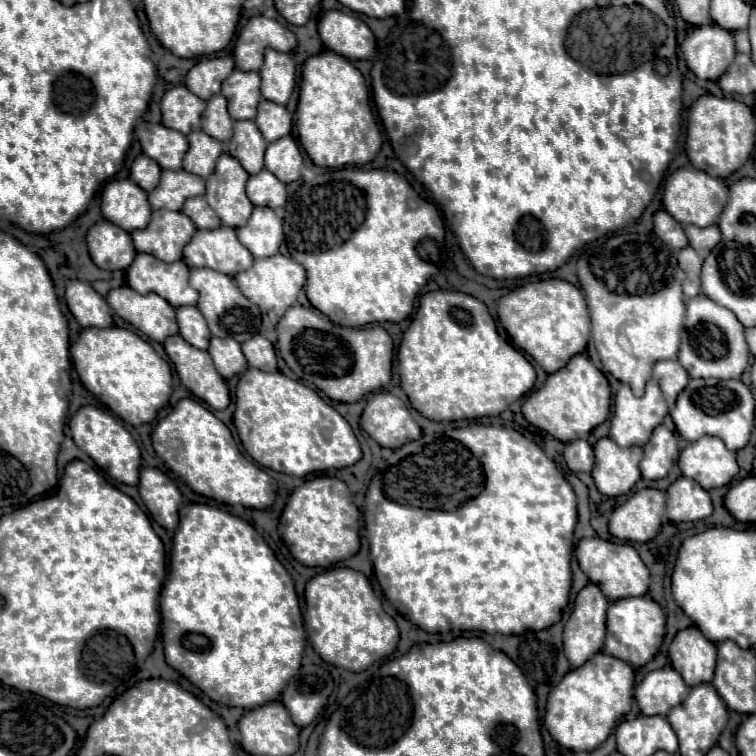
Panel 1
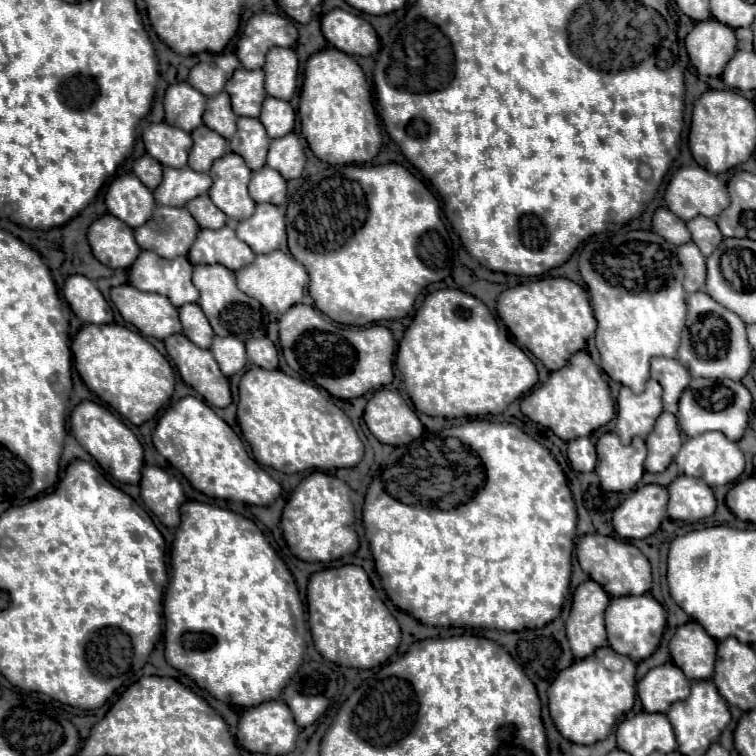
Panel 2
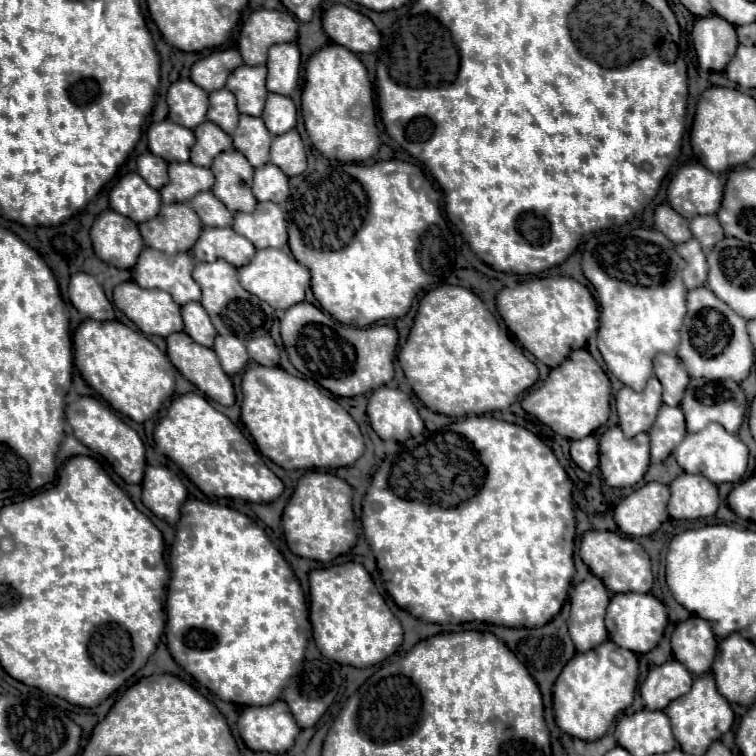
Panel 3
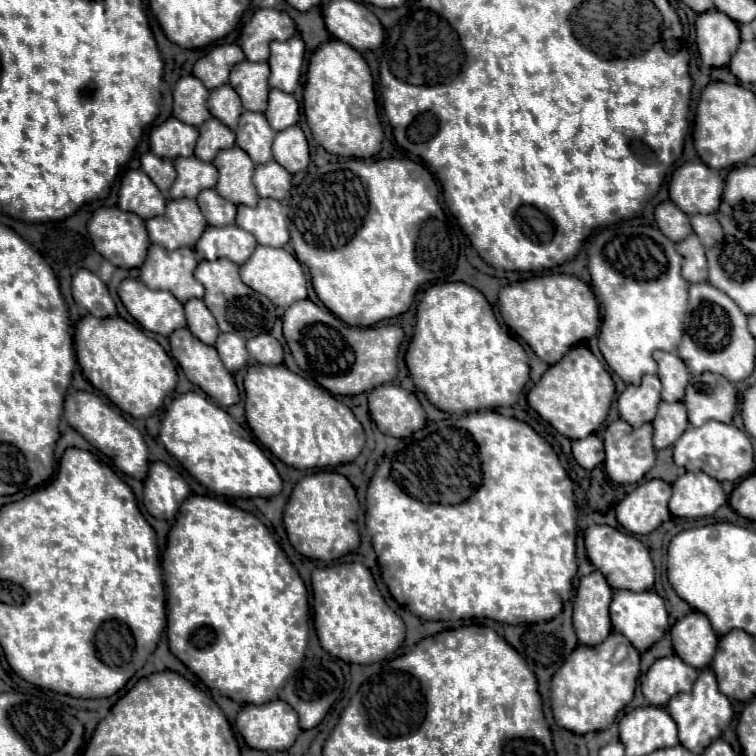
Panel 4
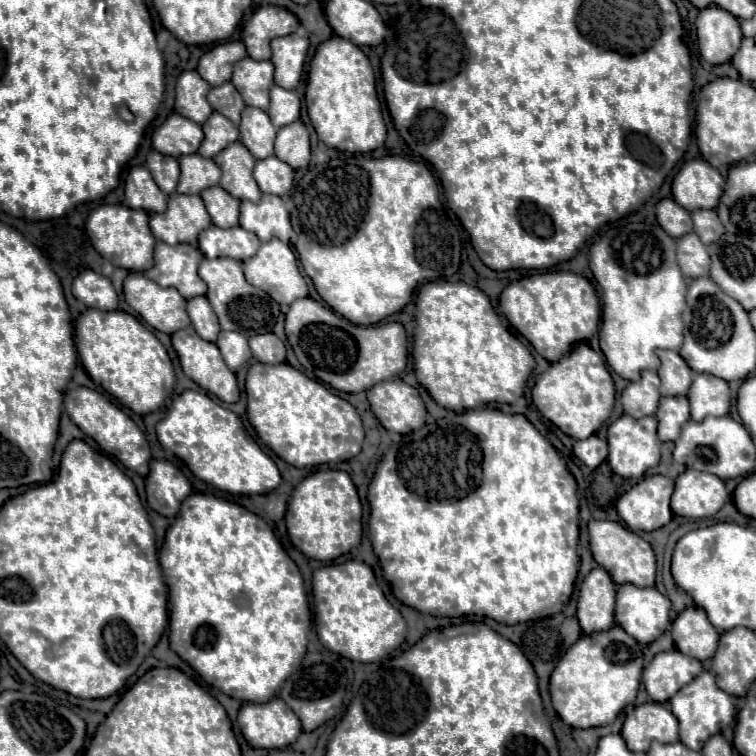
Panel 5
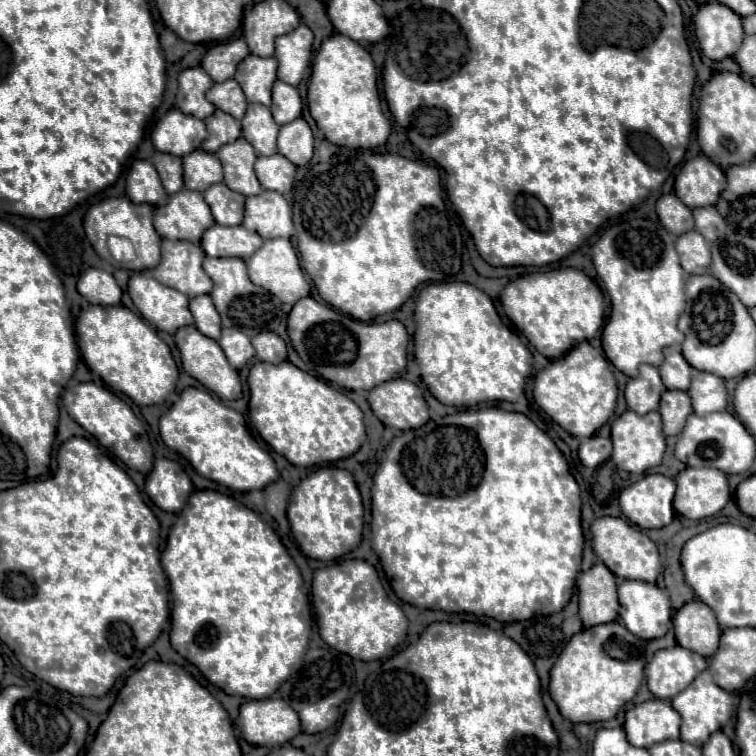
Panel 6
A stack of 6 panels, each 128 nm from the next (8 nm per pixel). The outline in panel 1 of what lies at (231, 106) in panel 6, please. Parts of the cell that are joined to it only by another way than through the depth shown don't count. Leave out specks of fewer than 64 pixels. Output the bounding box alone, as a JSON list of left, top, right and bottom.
[202,96,234,142]

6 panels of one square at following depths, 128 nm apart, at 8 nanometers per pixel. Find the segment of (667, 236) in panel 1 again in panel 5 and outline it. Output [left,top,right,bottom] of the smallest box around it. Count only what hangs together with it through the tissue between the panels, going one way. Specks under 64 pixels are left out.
[656,198,692,238]

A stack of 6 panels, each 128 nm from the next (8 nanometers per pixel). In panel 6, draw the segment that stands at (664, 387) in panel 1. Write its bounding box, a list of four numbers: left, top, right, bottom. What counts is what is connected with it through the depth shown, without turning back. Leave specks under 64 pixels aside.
[658,346,692,390]

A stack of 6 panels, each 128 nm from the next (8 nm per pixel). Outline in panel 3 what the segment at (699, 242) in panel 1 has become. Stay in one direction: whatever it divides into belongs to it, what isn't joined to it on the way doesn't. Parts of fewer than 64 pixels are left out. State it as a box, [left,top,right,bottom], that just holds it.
[690,216,724,254]

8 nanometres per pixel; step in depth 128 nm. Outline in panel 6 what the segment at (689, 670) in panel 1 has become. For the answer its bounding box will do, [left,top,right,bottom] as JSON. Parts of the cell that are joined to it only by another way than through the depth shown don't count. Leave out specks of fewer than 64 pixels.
[674,600,720,656]

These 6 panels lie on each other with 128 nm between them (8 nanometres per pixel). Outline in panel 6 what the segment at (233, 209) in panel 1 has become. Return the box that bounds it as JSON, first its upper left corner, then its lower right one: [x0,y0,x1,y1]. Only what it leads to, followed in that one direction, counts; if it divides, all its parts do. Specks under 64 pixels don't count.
[216,138,262,196]

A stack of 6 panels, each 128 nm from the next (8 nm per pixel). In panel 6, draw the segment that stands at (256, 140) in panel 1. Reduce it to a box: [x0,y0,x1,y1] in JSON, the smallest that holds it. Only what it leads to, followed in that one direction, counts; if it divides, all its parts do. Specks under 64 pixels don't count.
[242,104,280,156]

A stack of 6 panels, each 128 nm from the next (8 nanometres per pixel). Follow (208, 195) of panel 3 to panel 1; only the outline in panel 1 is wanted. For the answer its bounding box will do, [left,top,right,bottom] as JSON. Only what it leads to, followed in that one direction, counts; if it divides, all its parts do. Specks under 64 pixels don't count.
[182,196,220,228]

